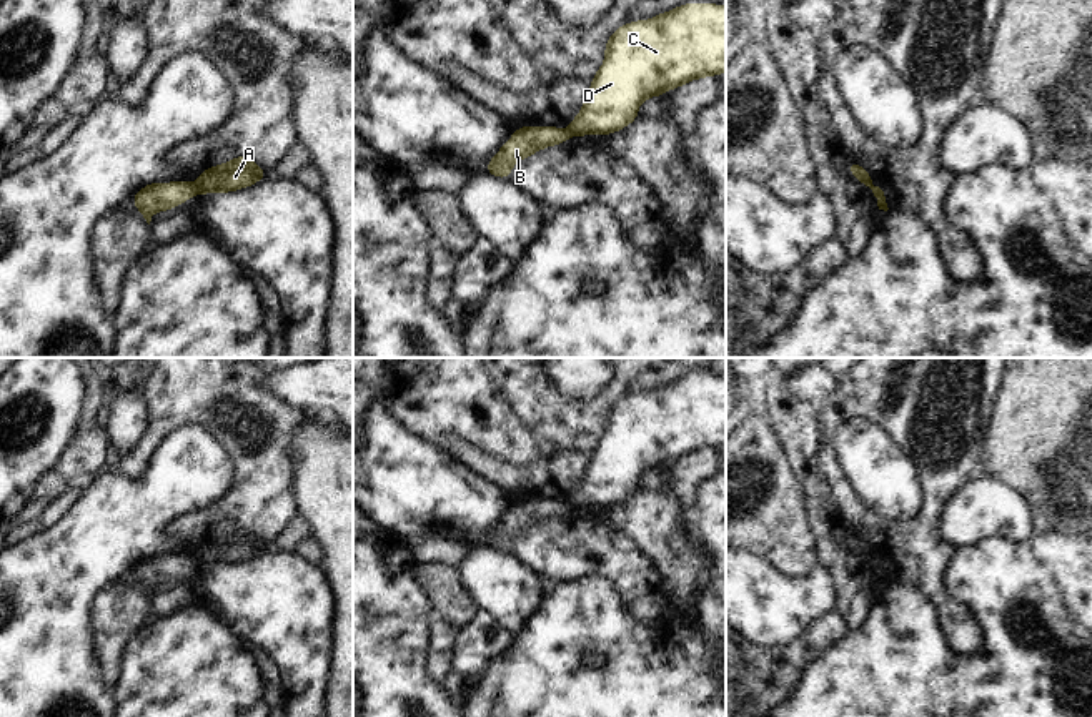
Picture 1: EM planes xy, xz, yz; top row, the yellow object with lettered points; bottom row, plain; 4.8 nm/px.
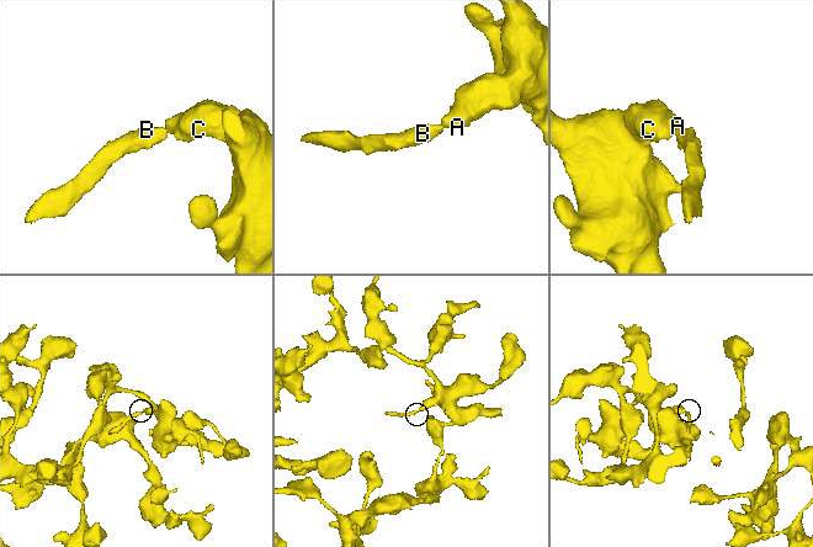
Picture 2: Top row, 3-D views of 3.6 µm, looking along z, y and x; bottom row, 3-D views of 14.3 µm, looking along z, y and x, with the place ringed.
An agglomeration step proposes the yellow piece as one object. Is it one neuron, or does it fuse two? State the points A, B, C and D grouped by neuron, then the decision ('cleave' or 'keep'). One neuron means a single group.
A C D / B | cleave

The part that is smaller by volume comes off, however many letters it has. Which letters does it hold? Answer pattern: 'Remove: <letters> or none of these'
Remove: B

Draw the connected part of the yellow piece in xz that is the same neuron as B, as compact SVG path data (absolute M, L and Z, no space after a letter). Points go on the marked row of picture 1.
M518 126L509 140L488 161L486 170L491 176L509 178L513 166L538 153L543 148L556 146L571 138L569 131L558 126Z

